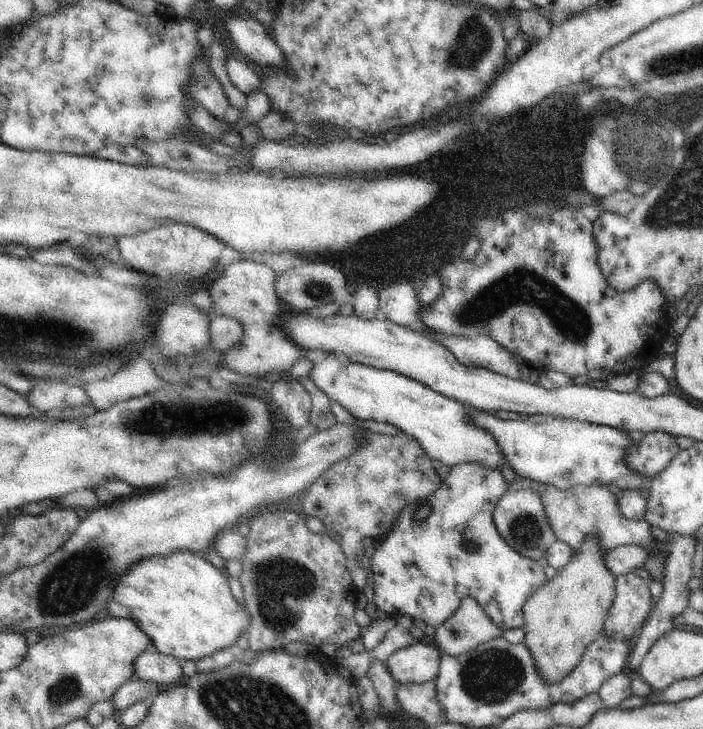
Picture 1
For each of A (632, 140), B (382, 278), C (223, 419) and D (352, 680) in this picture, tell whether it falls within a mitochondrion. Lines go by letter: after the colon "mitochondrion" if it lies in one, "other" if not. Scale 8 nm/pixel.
A: mitochondrion
B: other
C: mitochondrion
D: other

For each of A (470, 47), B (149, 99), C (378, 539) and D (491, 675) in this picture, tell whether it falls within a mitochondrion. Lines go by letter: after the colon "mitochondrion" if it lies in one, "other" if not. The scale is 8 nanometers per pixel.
A: mitochondrion
B: mitochondrion
C: other
D: mitochondrion

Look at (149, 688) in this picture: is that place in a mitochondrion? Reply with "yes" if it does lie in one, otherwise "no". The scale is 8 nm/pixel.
no

